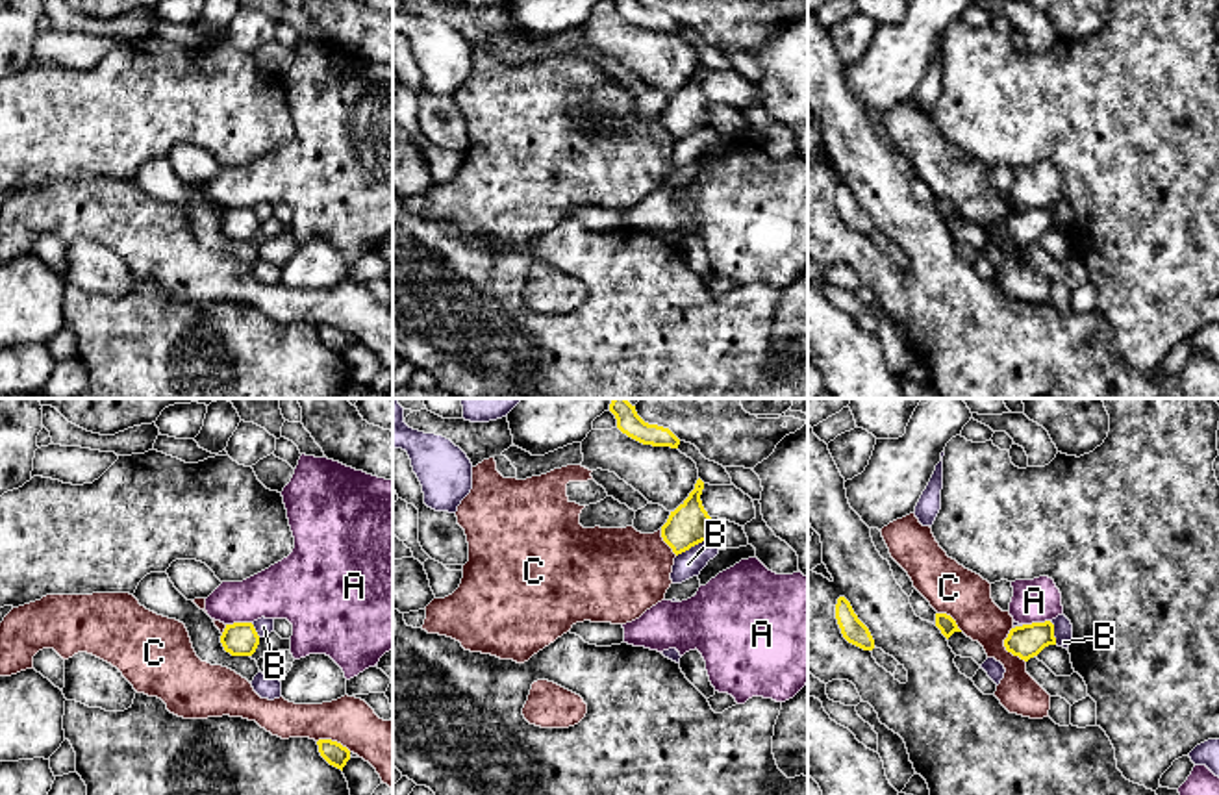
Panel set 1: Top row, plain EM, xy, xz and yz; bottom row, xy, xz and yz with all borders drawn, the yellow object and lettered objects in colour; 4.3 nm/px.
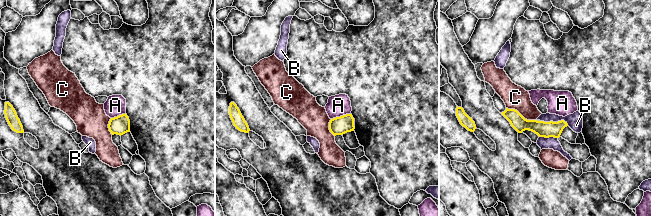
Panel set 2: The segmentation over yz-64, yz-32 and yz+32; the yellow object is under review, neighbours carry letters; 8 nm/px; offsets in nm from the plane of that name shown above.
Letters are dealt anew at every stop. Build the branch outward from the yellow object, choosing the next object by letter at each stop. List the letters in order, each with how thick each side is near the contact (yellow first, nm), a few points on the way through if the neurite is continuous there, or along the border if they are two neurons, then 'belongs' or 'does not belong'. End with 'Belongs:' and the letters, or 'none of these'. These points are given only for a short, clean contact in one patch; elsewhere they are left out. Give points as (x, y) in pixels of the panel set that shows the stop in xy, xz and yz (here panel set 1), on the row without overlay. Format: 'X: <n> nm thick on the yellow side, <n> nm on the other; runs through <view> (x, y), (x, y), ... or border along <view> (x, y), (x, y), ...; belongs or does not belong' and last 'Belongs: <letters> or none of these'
A: 140 nm thick on the yellow side, 190 nm on the other; border along yz (1049, 204), (1023, 210); does not belong
B: 180 nm thick on the yellow side, 120 nm on the other; does not belong
C: 140 nm thick on the yellow side, 200 nm on the other; does not belong
Belongs: none of these

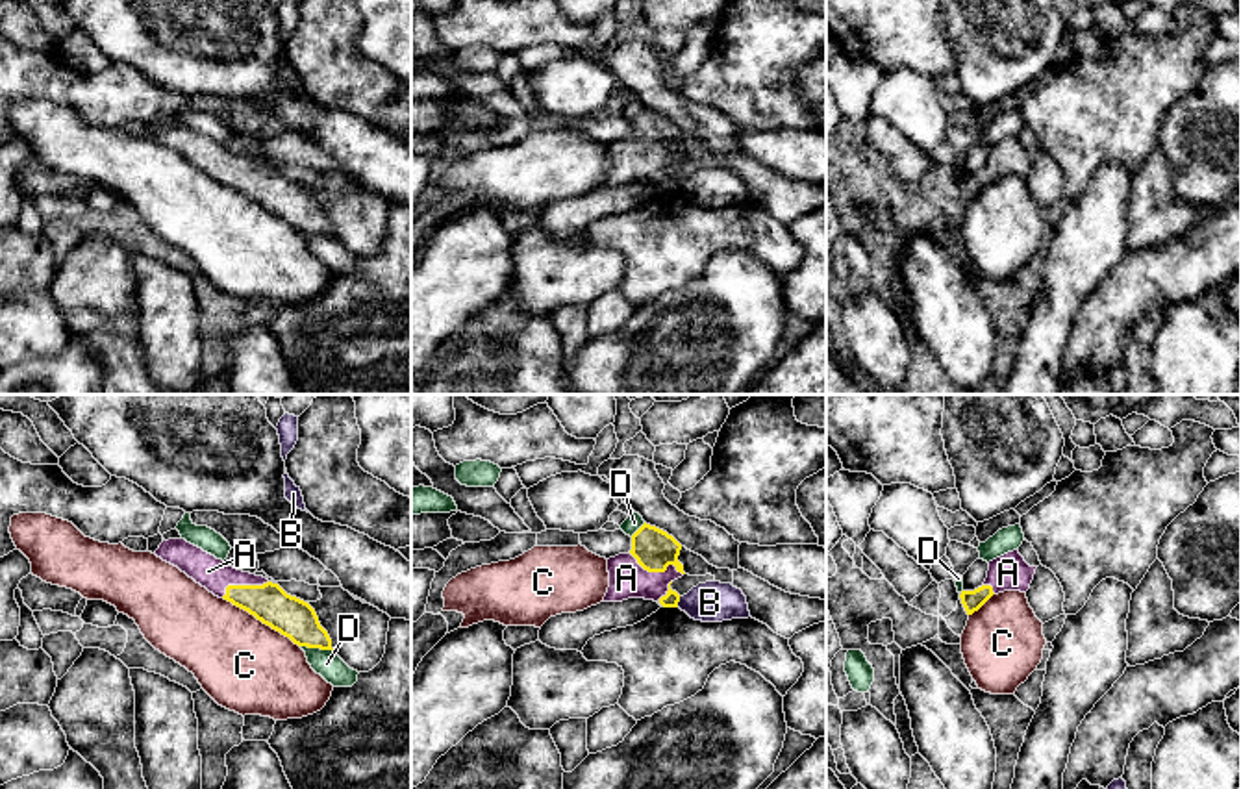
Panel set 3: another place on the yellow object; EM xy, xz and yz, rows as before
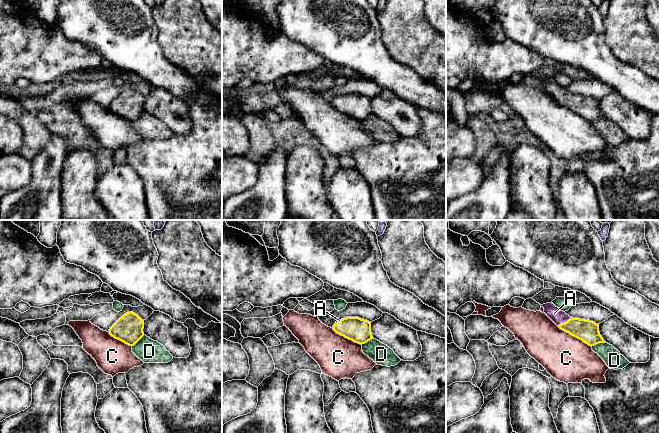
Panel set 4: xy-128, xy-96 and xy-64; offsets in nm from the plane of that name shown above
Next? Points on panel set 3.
A: 180 nm thick on the yellow side, 160 nm on the other; runs through xz (654, 134), (656, 156), (626, 163); belongs
B: 70 nm thick on the yellow side, 180 nm on the other; border along xz (680, 182), (676, 191); does not belong
C: 170 nm thick on the yellow side, 400 nm on the other; does not belong
D: 170 nm thick on the yellow side, 120 nm on the other; does not belong
Belongs: A

